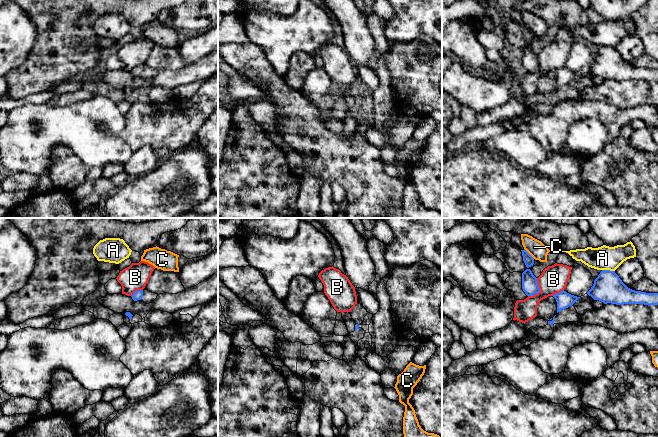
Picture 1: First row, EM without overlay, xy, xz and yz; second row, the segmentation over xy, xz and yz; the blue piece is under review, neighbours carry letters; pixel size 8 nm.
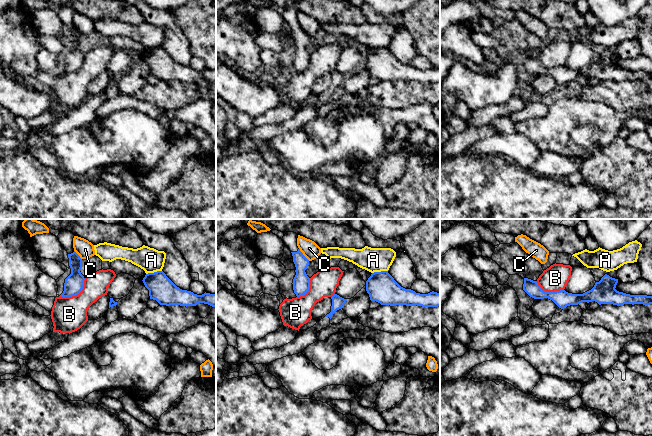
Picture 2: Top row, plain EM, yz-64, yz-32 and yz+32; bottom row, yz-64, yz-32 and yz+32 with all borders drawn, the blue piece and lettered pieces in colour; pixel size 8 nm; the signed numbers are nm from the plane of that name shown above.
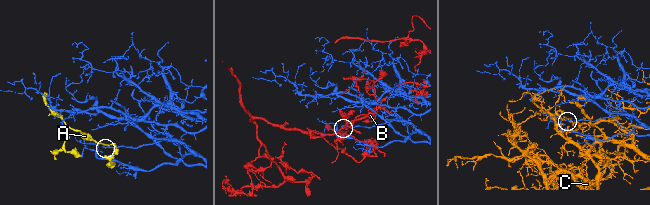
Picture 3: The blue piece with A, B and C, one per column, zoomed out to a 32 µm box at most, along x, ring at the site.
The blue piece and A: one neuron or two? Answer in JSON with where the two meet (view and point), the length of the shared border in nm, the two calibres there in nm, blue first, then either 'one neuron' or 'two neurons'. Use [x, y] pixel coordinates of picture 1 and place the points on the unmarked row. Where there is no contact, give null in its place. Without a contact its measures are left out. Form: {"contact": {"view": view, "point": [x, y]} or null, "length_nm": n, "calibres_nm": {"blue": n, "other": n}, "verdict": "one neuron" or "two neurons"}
{"contact": {"view": "yz", "point": [608, 46]}, "length_nm": 110, "calibres_nm": {"blue": 240, "other": 190}, "verdict": "two neurons"}

